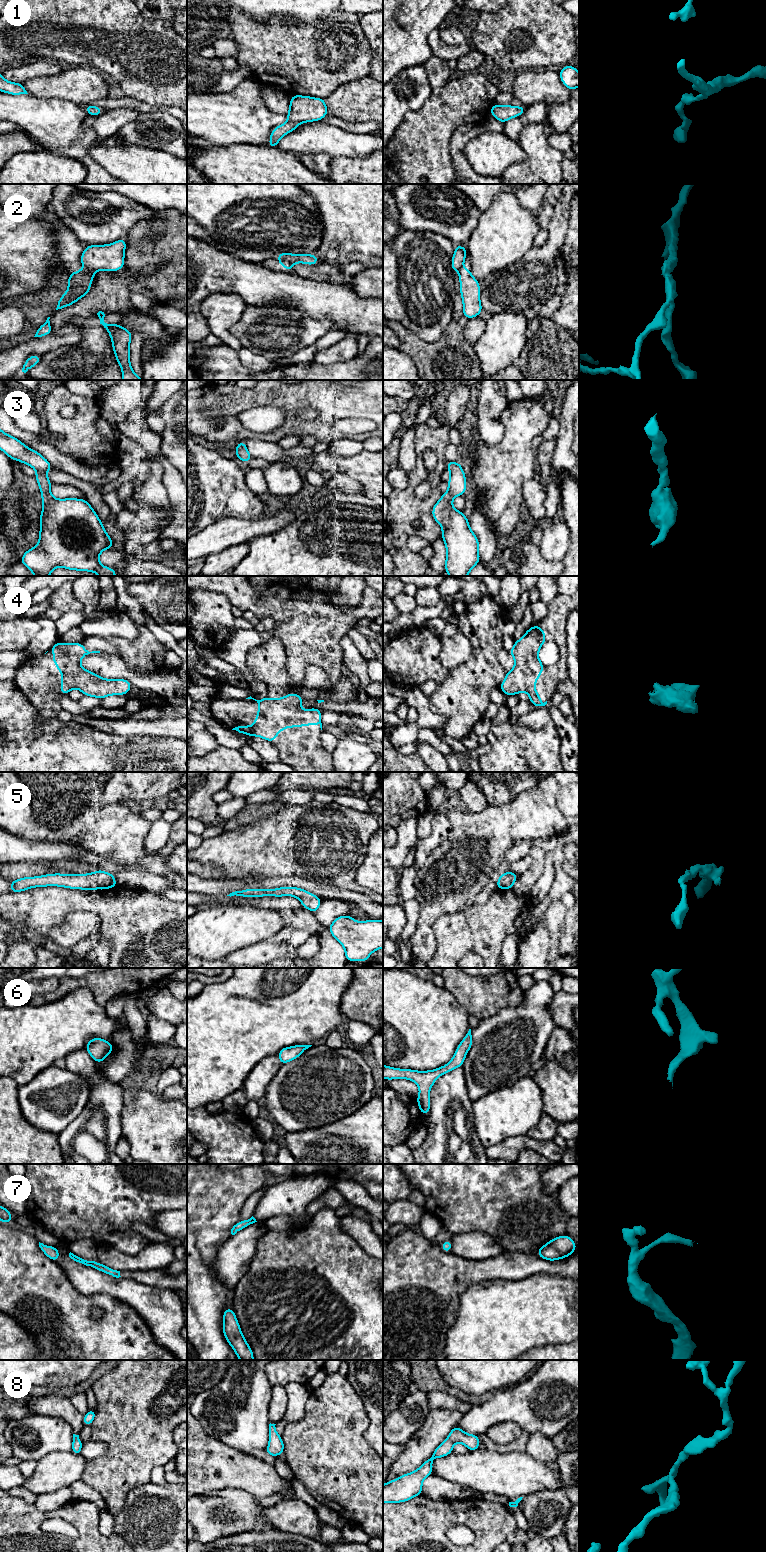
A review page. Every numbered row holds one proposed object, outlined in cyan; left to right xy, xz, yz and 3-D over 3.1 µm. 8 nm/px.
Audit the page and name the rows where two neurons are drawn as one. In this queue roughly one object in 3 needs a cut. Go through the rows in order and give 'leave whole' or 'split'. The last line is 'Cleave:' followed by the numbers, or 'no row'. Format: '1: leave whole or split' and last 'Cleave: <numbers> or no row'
1: leave whole
2: split
3: leave whole
4: leave whole
5: leave whole
6: leave whole
7: leave whole
8: leave whole
Cleave: 2

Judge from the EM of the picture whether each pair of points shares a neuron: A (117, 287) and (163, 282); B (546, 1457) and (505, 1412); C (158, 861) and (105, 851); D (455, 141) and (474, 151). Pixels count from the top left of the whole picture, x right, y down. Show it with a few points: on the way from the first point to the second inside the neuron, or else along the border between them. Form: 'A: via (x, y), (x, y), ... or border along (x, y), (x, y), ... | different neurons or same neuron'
A: border along (124, 267), (138, 274), (137, 281) | different neurons
B: border along (529, 1434), (541, 1433), (551, 1439) | different neurons
C: via (145, 861), (129, 853), (118, 853) | same neuron
D: border along (483, 131), (464, 148), (471, 168) | different neurons

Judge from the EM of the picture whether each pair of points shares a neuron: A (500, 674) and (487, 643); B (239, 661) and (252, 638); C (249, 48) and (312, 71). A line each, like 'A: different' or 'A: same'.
A: same
B: same
C: same

